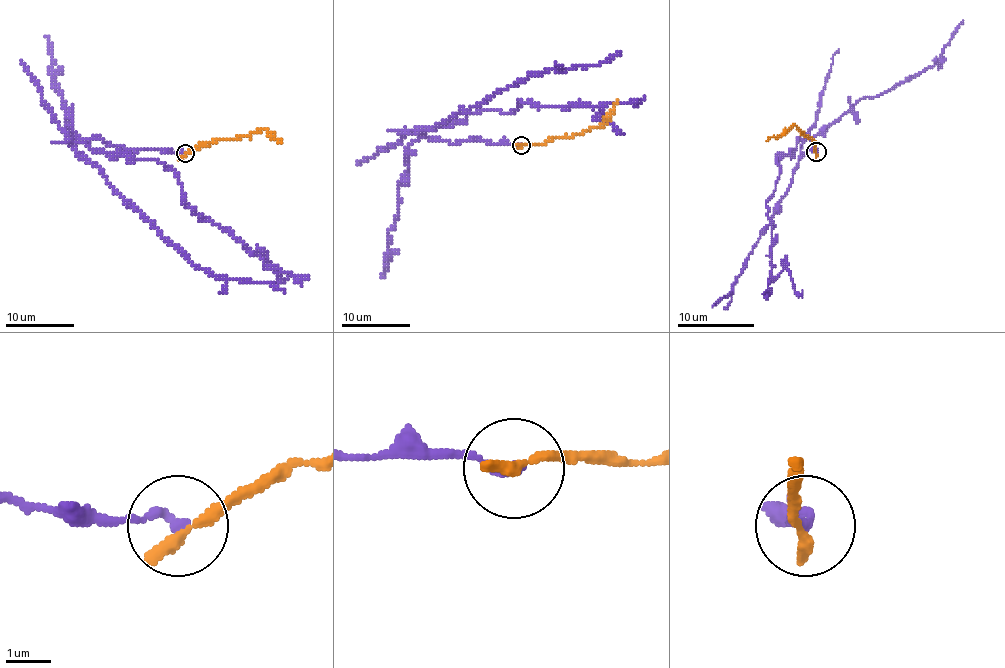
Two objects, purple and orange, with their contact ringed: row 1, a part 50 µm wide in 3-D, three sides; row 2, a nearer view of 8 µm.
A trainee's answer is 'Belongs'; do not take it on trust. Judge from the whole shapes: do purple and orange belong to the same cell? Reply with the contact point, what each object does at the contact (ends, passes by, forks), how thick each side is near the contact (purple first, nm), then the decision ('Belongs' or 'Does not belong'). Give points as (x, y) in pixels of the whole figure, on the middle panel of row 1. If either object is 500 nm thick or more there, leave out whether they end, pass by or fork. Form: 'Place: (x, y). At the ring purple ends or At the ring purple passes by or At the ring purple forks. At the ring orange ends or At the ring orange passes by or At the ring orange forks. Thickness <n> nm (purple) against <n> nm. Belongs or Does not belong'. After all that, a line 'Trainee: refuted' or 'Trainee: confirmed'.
Place: (521, 145). At the ring purple ends. At the ring orange ends. Thickness 240 nm (purple) against 320 nm. Does not belong
Trainee: refuted

